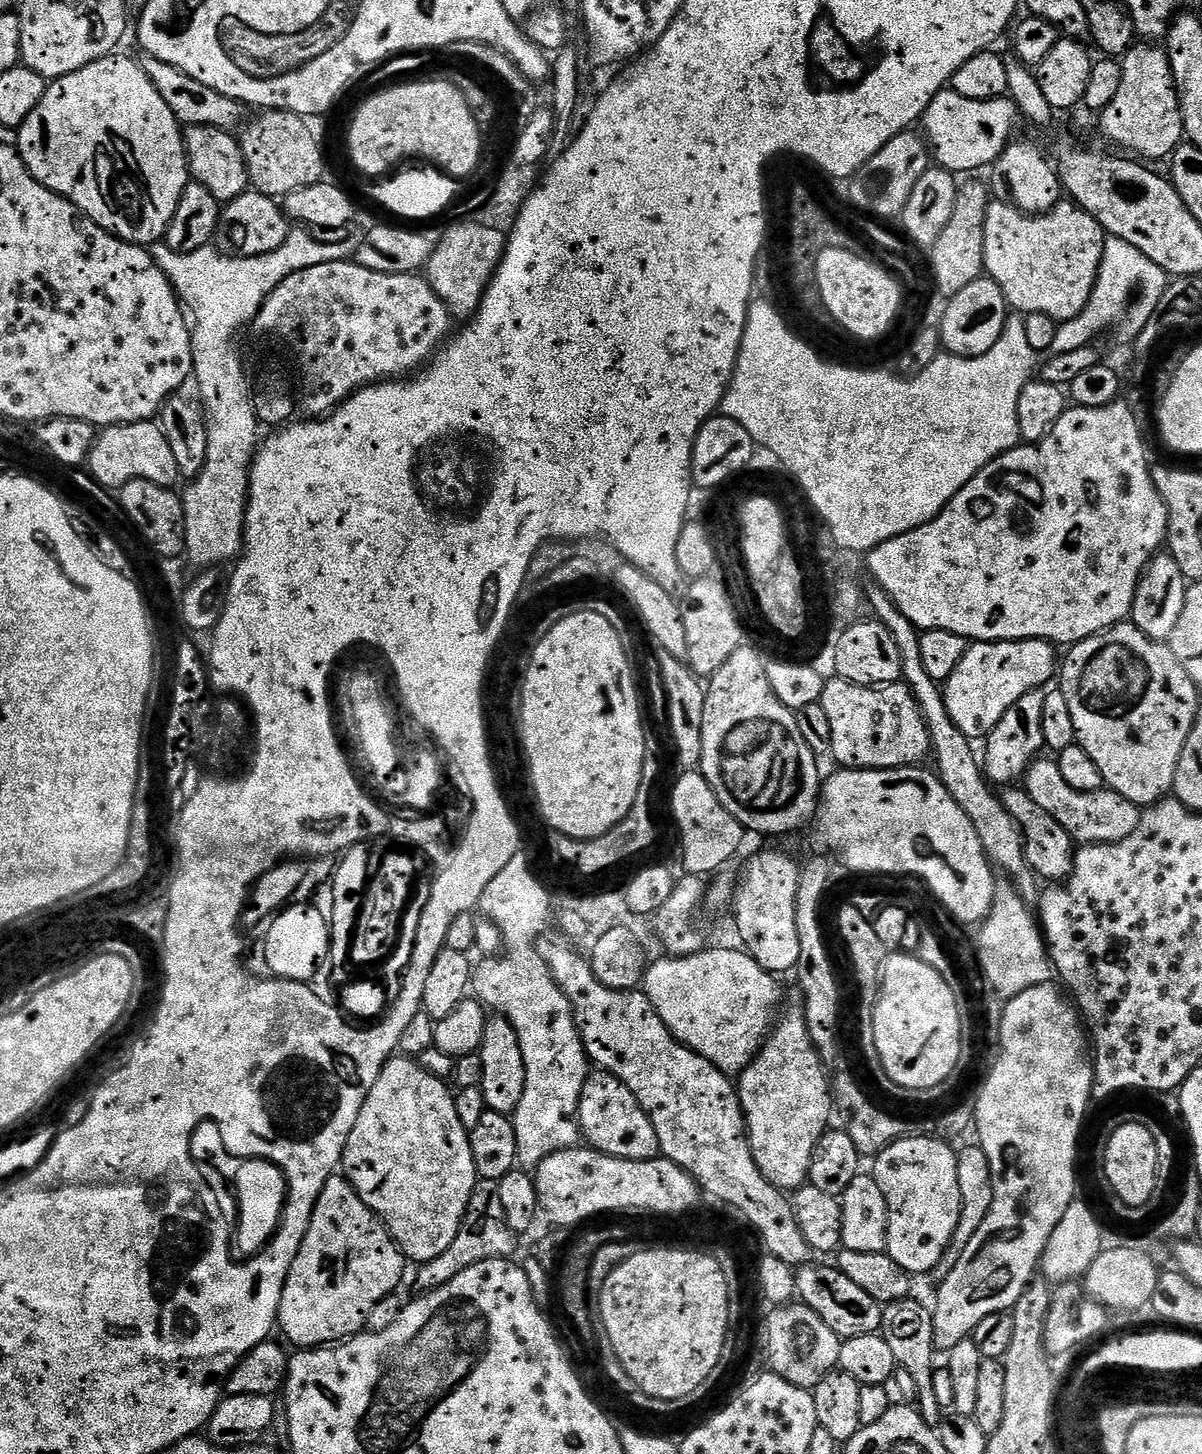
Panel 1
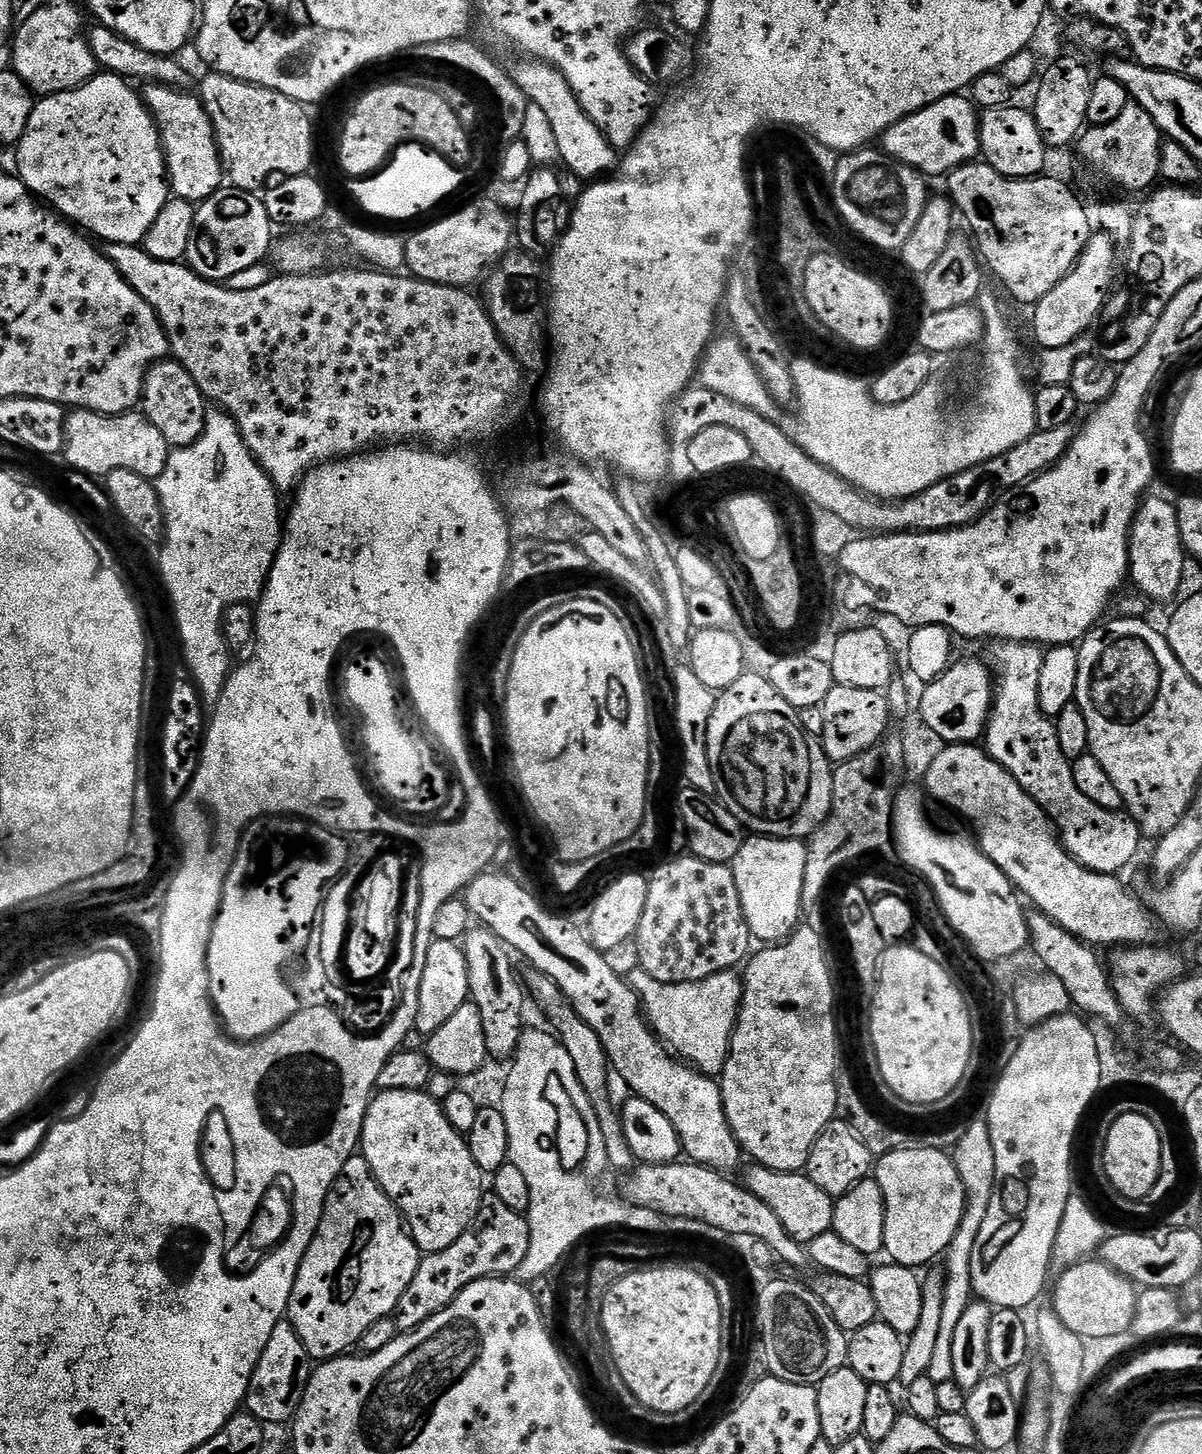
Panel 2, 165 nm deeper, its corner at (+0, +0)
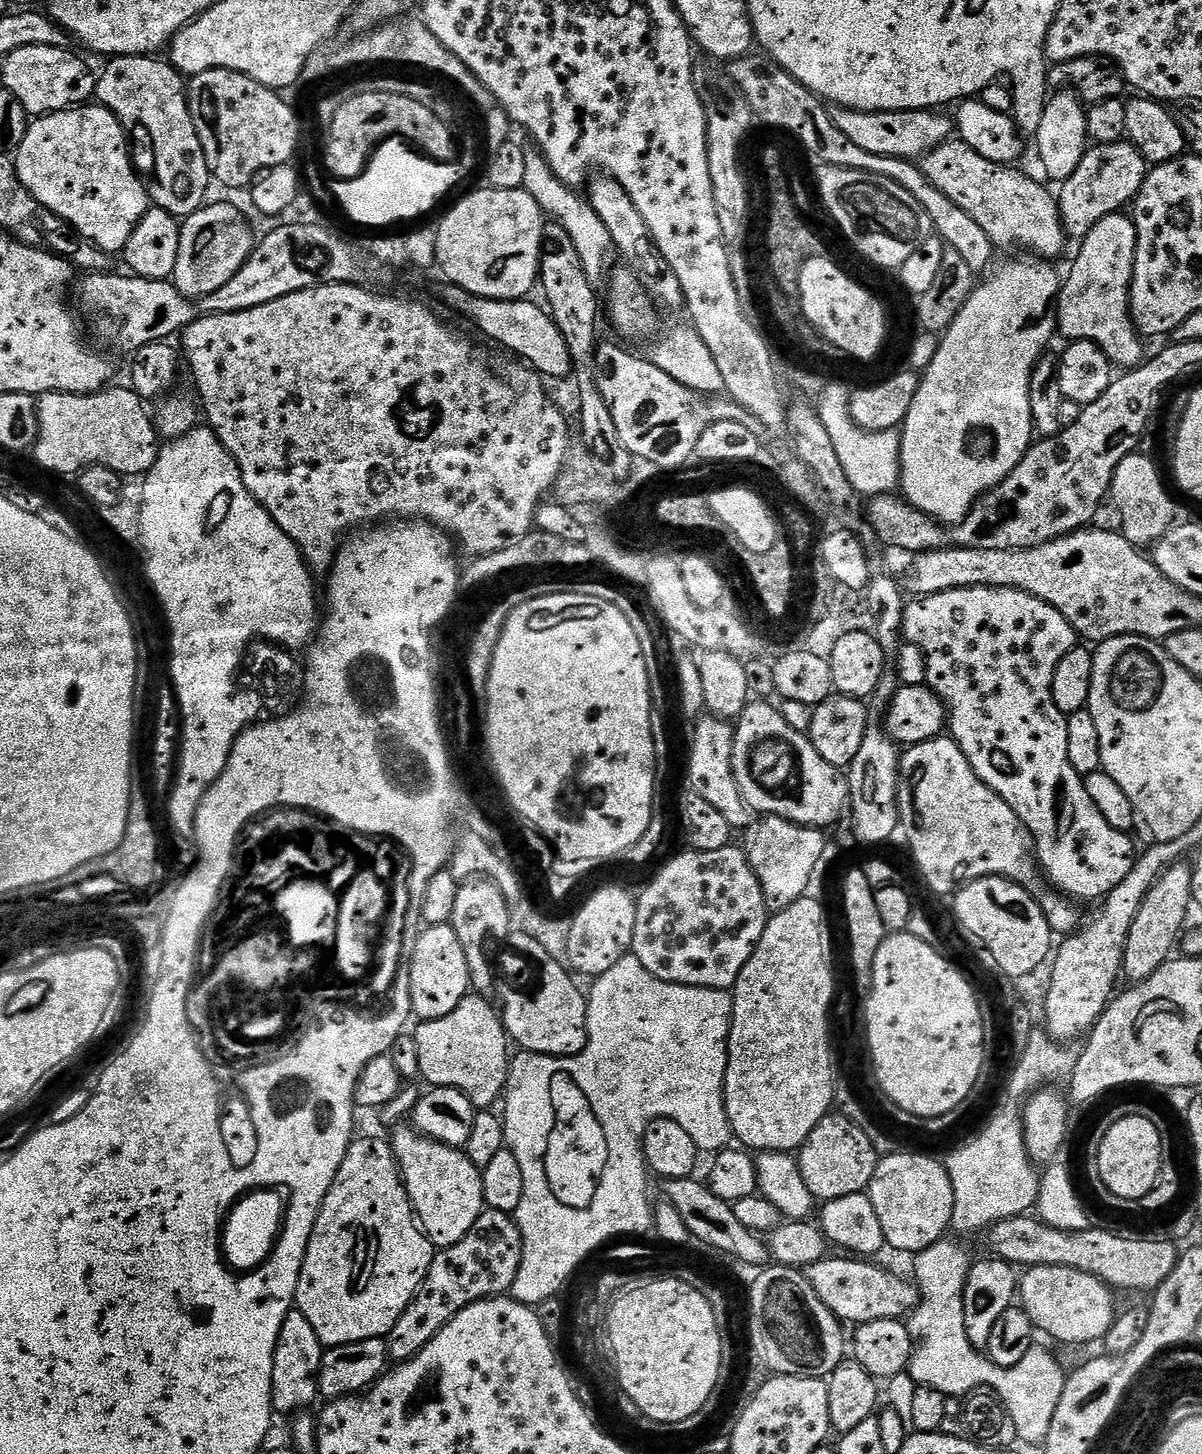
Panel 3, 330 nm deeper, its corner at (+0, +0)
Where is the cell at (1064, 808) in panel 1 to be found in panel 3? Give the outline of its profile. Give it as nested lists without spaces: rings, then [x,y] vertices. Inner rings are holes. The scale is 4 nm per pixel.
[[[955,588],[905,603],[902,636],[924,652],[927,687],[943,700],[947,731],[966,754],[966,762],[1030,830],[1034,855],[1047,883],[1077,901],[1103,901],[1136,865],[1138,847],[1129,833],[1114,830],[1098,814],[1098,806],[1086,794],[1084,777],[1070,766],[1066,750],[1068,717],[1054,706],[1052,689],[1058,662],[1078,647],[1070,622],[1054,606],[1017,588]]]

